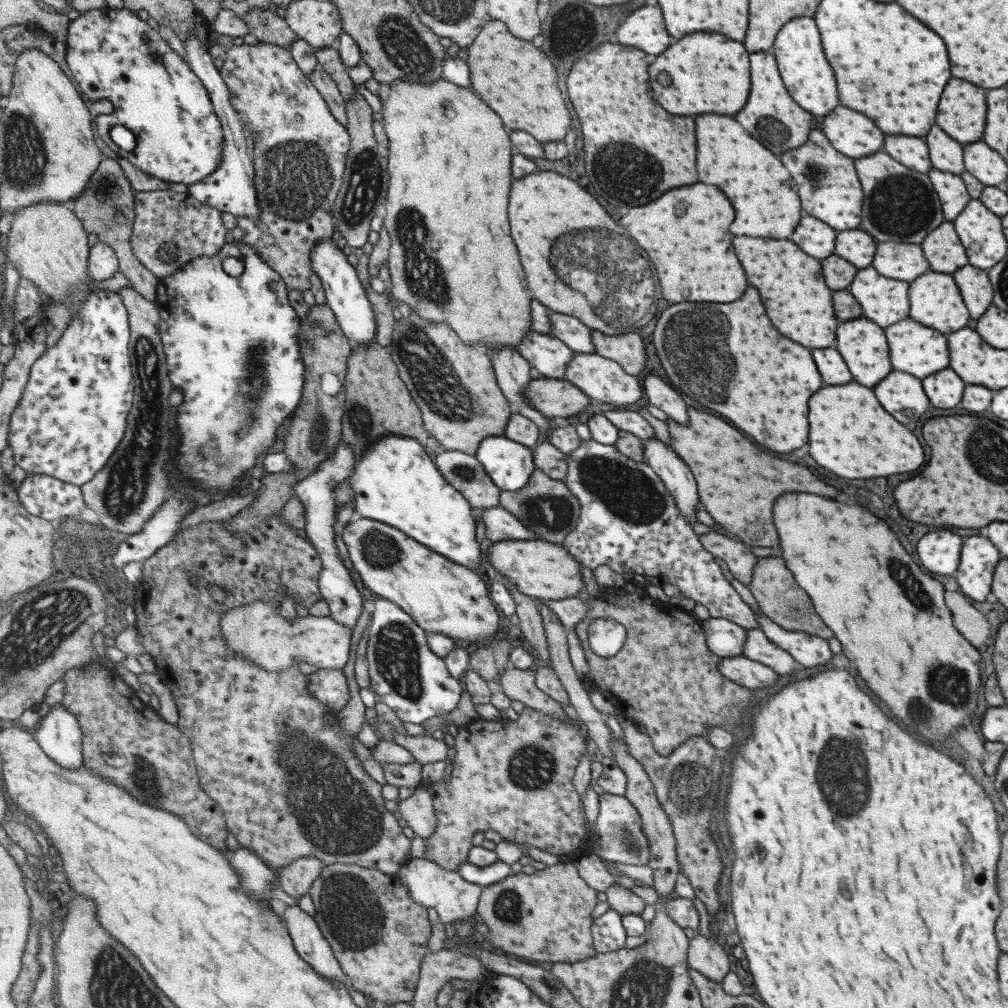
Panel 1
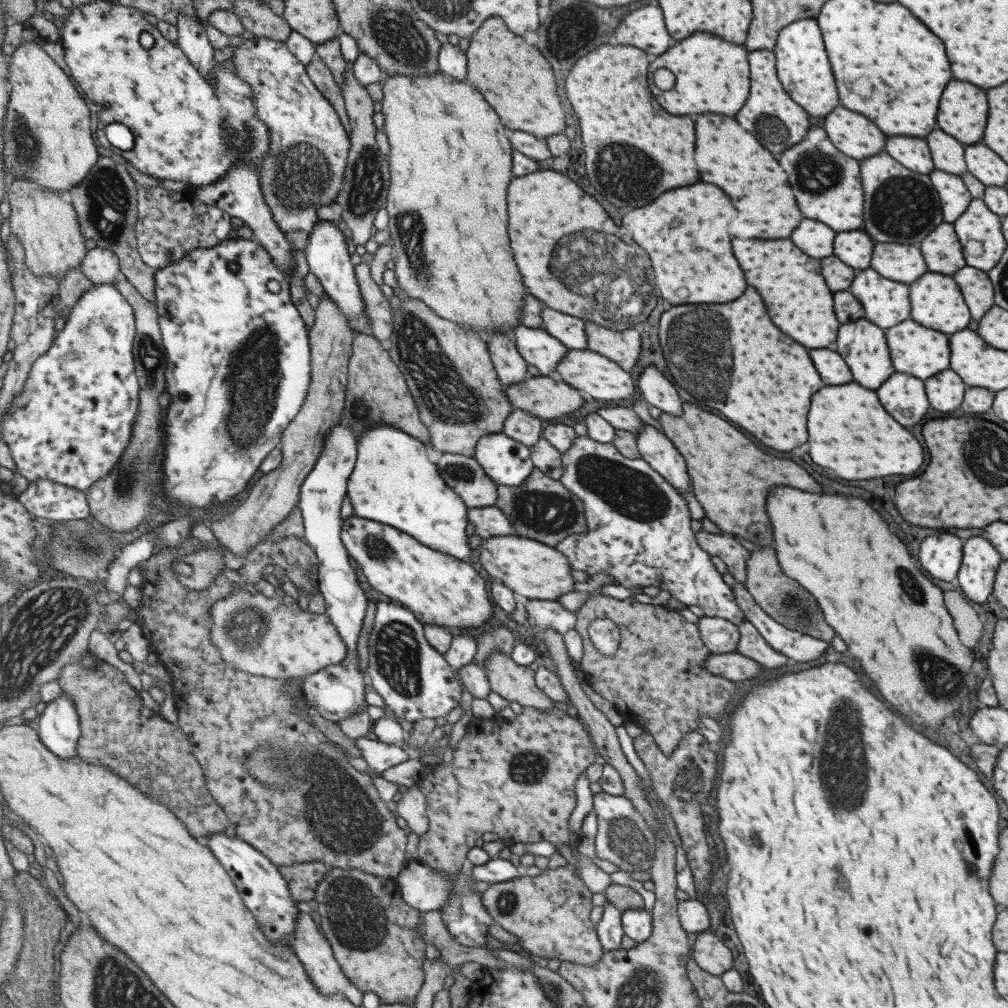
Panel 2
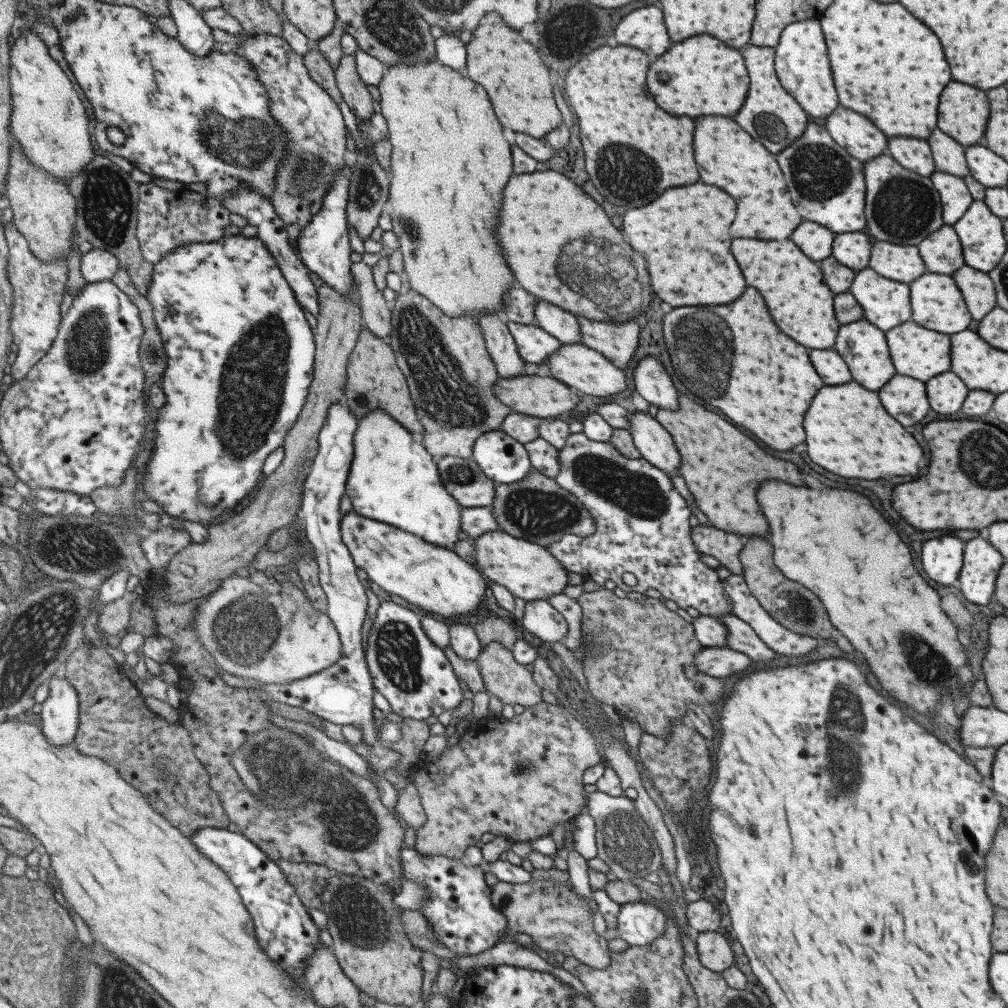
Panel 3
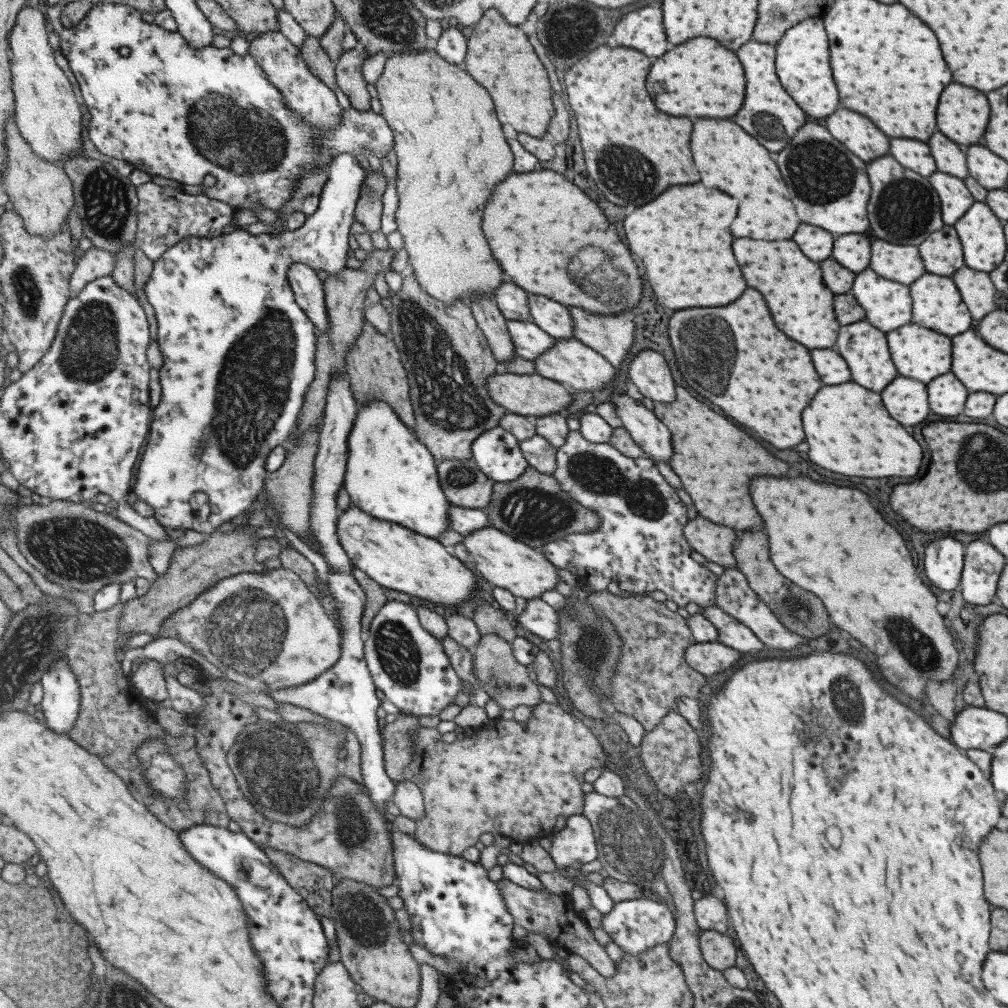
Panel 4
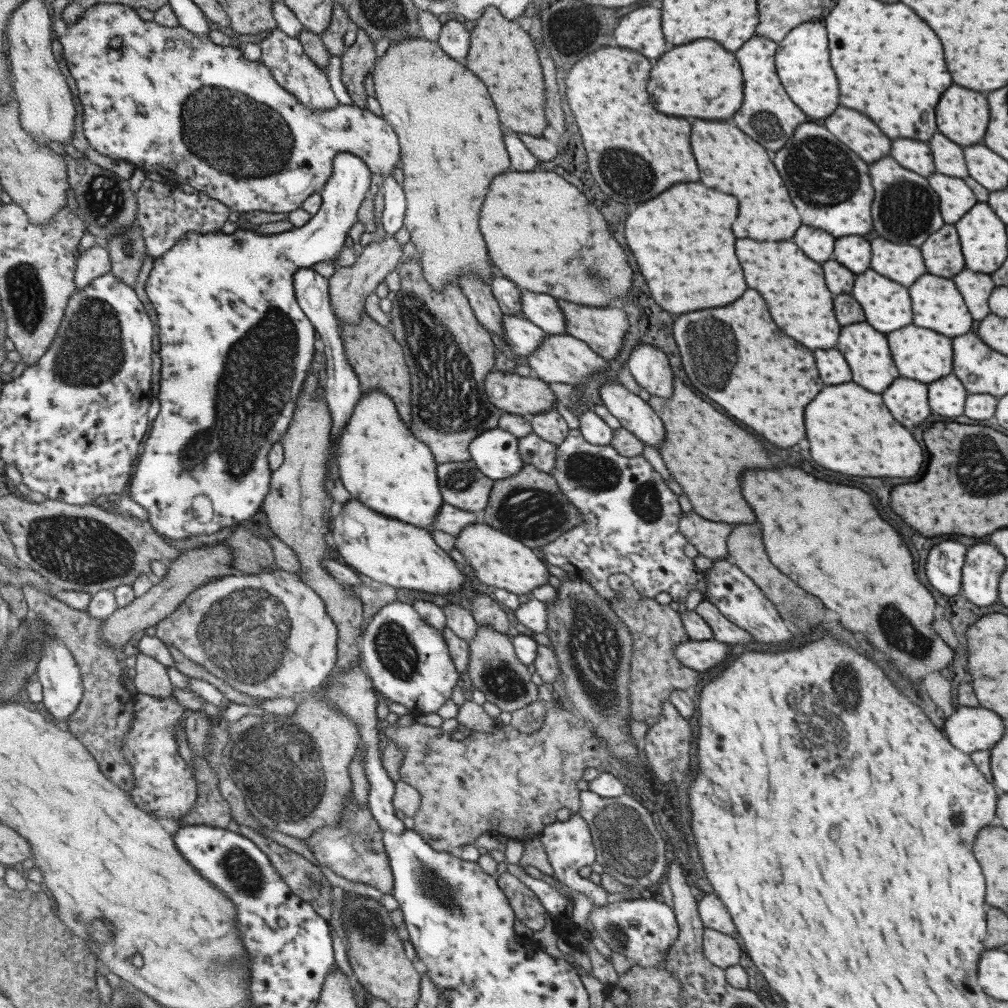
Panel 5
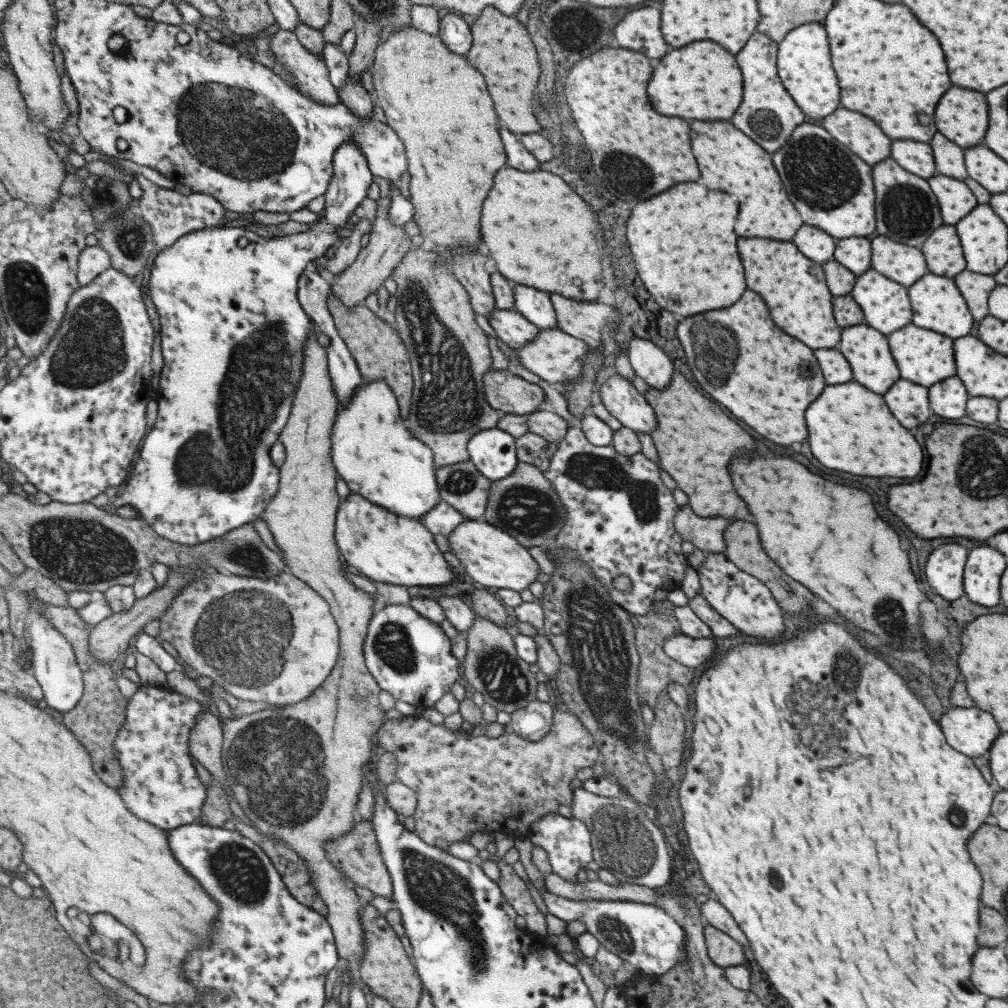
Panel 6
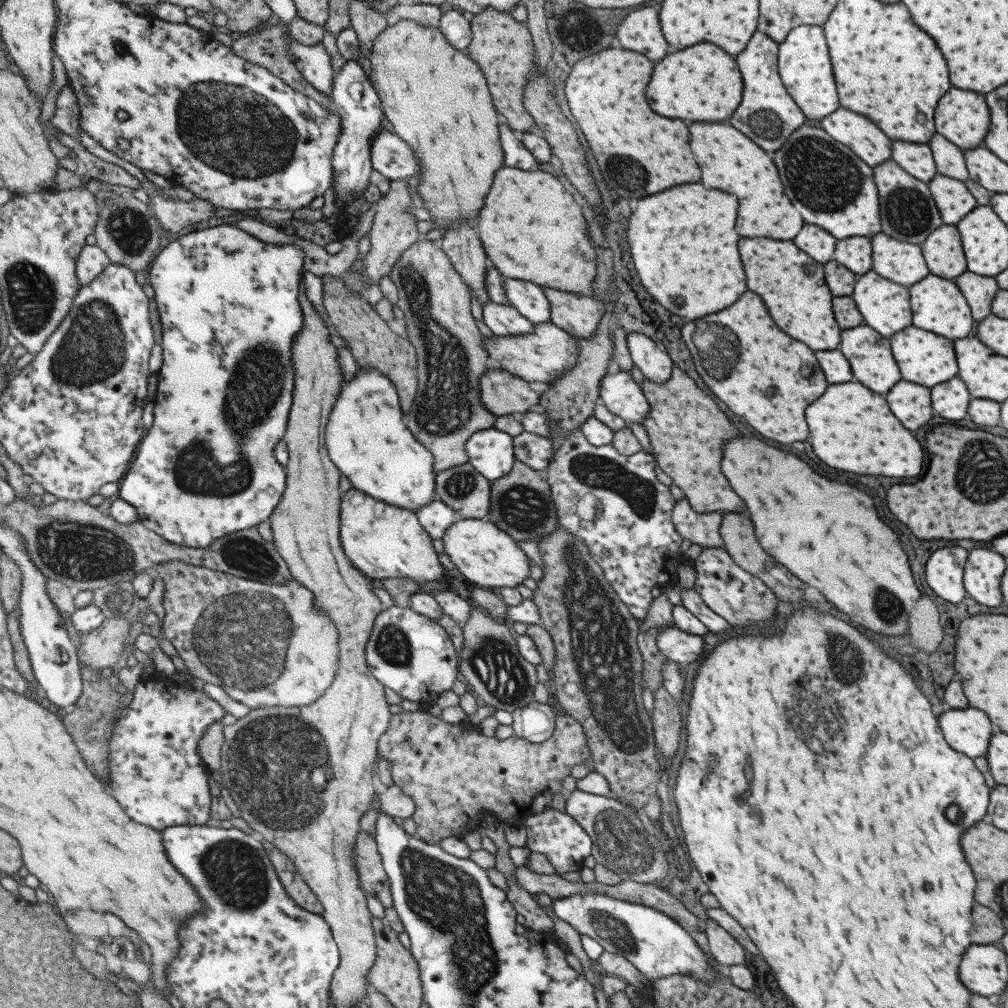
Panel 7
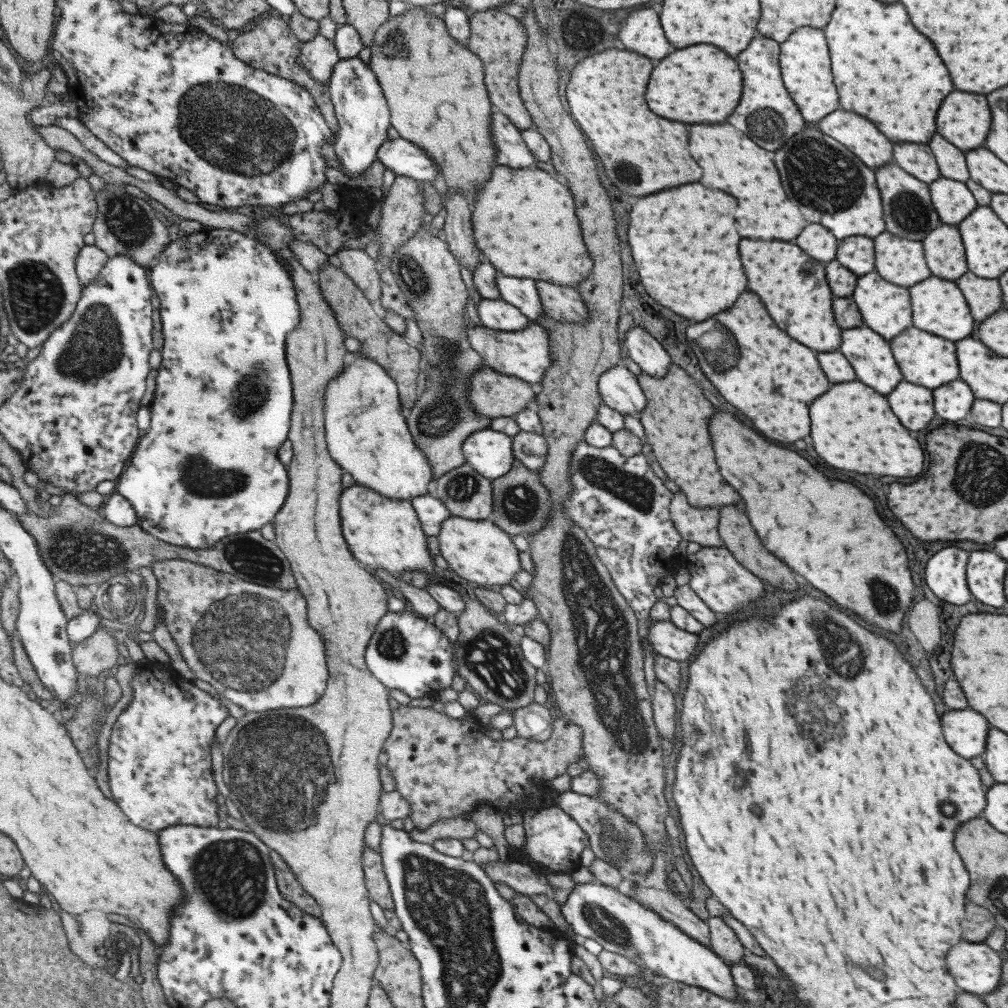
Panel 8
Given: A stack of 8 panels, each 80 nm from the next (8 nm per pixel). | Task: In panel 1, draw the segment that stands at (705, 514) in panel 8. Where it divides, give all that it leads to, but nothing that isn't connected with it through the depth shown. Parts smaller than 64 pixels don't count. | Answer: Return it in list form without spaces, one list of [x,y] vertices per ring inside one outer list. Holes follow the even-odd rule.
[[[713,530],[706,534],[698,536],[703,550],[711,553],[712,557],[721,558],[727,565],[731,576],[745,586],[748,586],[751,580],[751,571],[758,559],[748,545],[729,539]]]

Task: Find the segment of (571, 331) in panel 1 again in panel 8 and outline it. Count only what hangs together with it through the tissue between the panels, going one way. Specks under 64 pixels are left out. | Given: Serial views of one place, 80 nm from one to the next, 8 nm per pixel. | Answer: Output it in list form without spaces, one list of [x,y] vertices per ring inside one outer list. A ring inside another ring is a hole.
[[[499,272],[495,278],[500,298],[519,309],[531,323],[544,314],[534,283],[530,279],[507,277]]]

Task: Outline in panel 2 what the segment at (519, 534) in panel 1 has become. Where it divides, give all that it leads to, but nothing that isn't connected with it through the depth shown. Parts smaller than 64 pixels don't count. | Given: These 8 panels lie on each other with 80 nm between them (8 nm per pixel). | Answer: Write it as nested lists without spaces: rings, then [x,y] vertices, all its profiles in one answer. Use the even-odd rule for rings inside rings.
[[[495,505],[470,508],[469,519],[471,528],[483,539],[492,536],[514,535],[507,517]]]

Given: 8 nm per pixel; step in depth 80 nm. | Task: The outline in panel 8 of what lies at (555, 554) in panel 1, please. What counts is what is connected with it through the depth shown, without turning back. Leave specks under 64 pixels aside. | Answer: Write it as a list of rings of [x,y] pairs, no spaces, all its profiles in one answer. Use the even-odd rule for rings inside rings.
[[[451,515],[442,526],[438,542],[442,556],[460,577],[483,586],[508,585],[519,570],[517,550],[505,534],[489,519],[471,520]]]

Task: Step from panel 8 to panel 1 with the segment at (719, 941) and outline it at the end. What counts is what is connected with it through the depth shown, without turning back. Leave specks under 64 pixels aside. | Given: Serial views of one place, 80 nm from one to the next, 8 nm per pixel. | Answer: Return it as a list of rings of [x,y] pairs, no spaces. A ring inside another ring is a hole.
[[[695,933],[688,944],[686,962],[689,968],[719,983],[729,972],[727,953],[728,951],[723,950],[715,937],[705,937]]]

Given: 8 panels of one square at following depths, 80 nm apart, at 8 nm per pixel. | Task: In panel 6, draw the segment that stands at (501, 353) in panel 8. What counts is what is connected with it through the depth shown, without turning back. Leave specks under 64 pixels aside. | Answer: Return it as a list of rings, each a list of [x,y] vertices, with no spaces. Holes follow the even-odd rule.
[[[557,327],[546,329],[540,329],[540,331],[534,336],[534,339],[516,349],[513,352],[517,355],[519,364],[541,378],[545,382],[569,382],[576,378],[581,372],[582,360],[588,351],[588,346],[582,340],[565,334]]]

